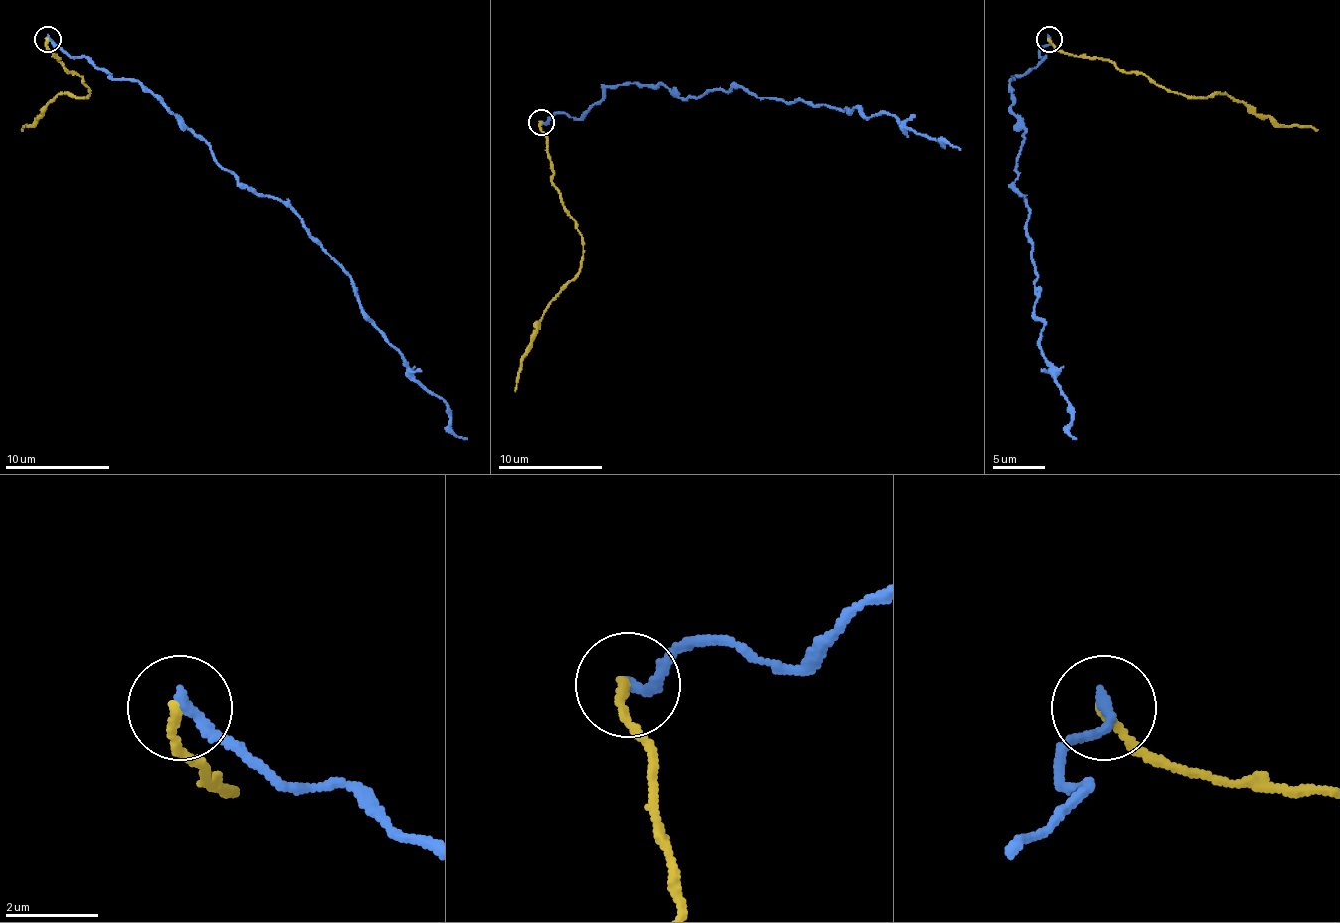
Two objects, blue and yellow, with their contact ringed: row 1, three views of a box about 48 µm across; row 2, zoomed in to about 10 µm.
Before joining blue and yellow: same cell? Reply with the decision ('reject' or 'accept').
reject

